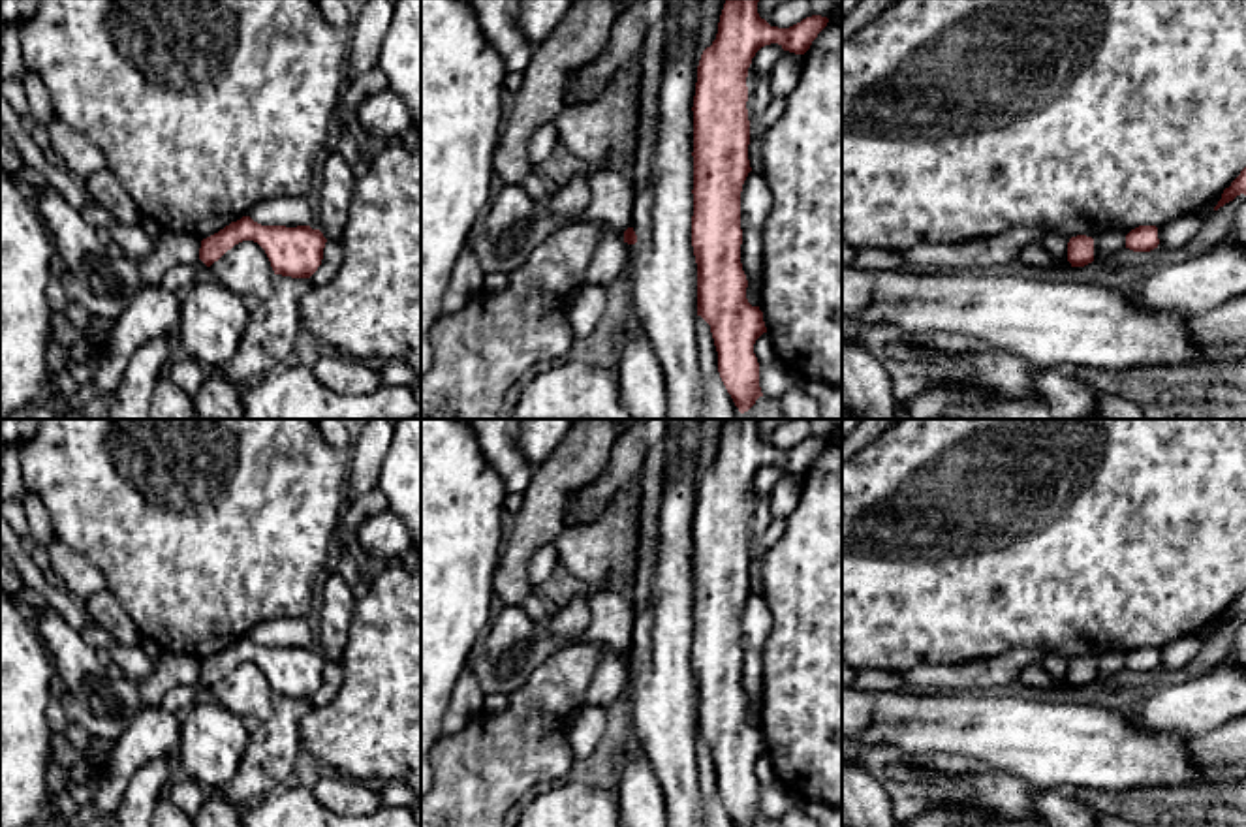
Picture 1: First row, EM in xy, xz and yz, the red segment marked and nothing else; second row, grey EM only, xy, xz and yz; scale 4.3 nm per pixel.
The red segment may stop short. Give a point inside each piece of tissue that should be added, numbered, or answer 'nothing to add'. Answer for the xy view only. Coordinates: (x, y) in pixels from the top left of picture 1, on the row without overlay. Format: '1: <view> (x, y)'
nothing to add

